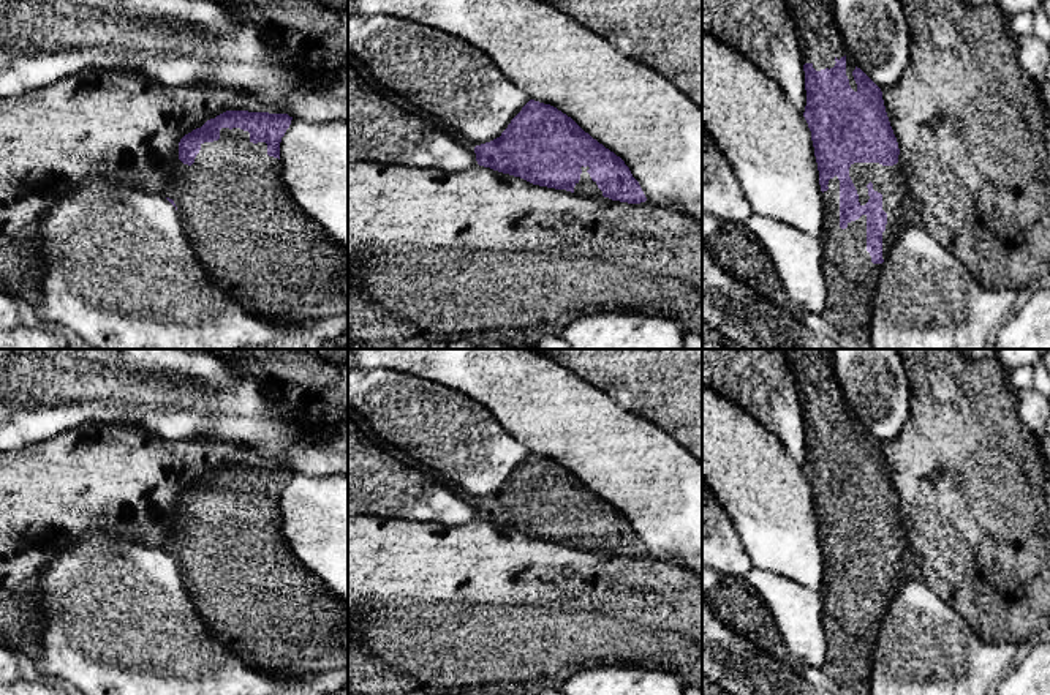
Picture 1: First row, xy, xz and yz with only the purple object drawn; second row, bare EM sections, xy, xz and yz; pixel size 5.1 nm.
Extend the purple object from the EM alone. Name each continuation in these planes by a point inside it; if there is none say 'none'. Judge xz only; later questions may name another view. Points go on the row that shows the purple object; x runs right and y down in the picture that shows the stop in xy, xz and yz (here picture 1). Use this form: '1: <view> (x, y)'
1: xz (585, 187)

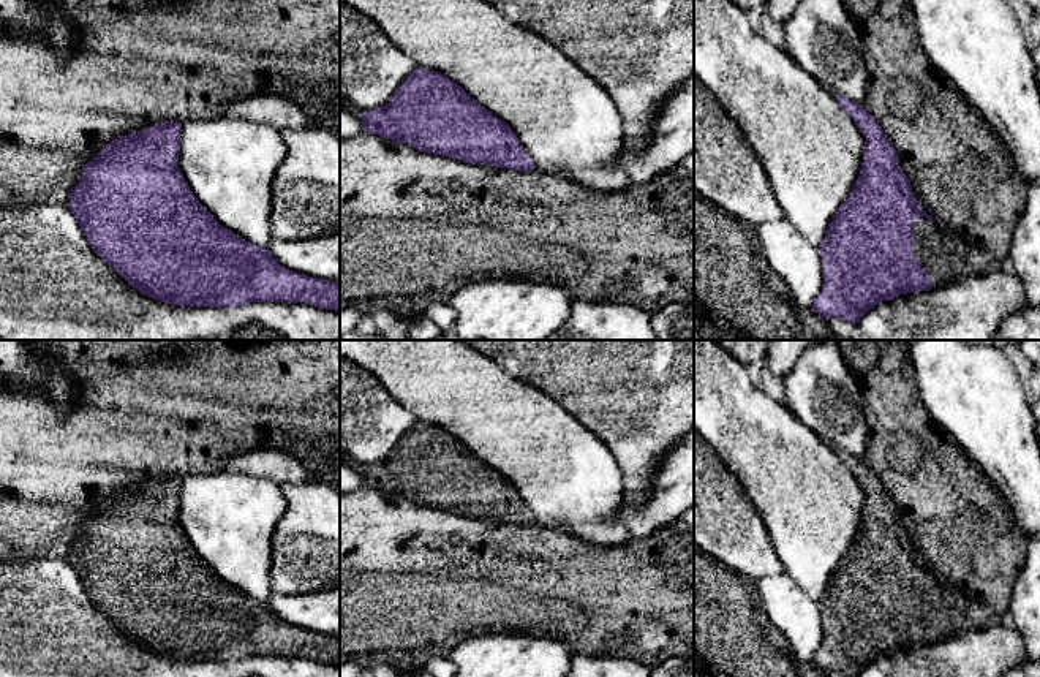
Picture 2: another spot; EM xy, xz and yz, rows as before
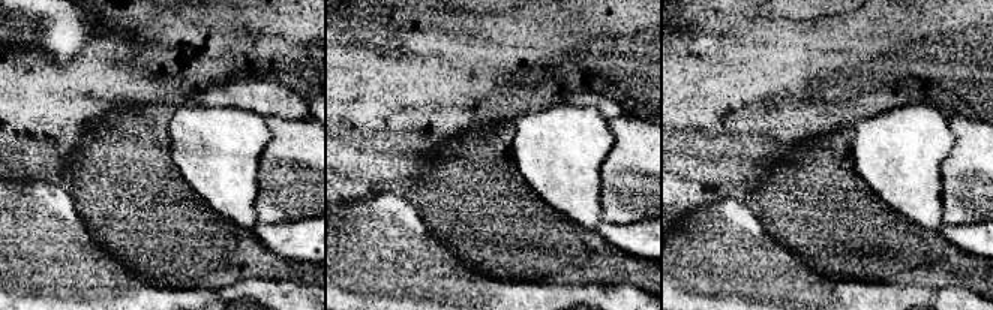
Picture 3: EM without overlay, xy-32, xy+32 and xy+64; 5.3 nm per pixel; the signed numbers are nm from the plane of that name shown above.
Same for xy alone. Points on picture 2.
none

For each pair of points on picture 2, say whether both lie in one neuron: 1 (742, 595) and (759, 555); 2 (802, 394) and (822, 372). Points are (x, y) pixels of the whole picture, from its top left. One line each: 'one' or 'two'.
1: two
2: one

